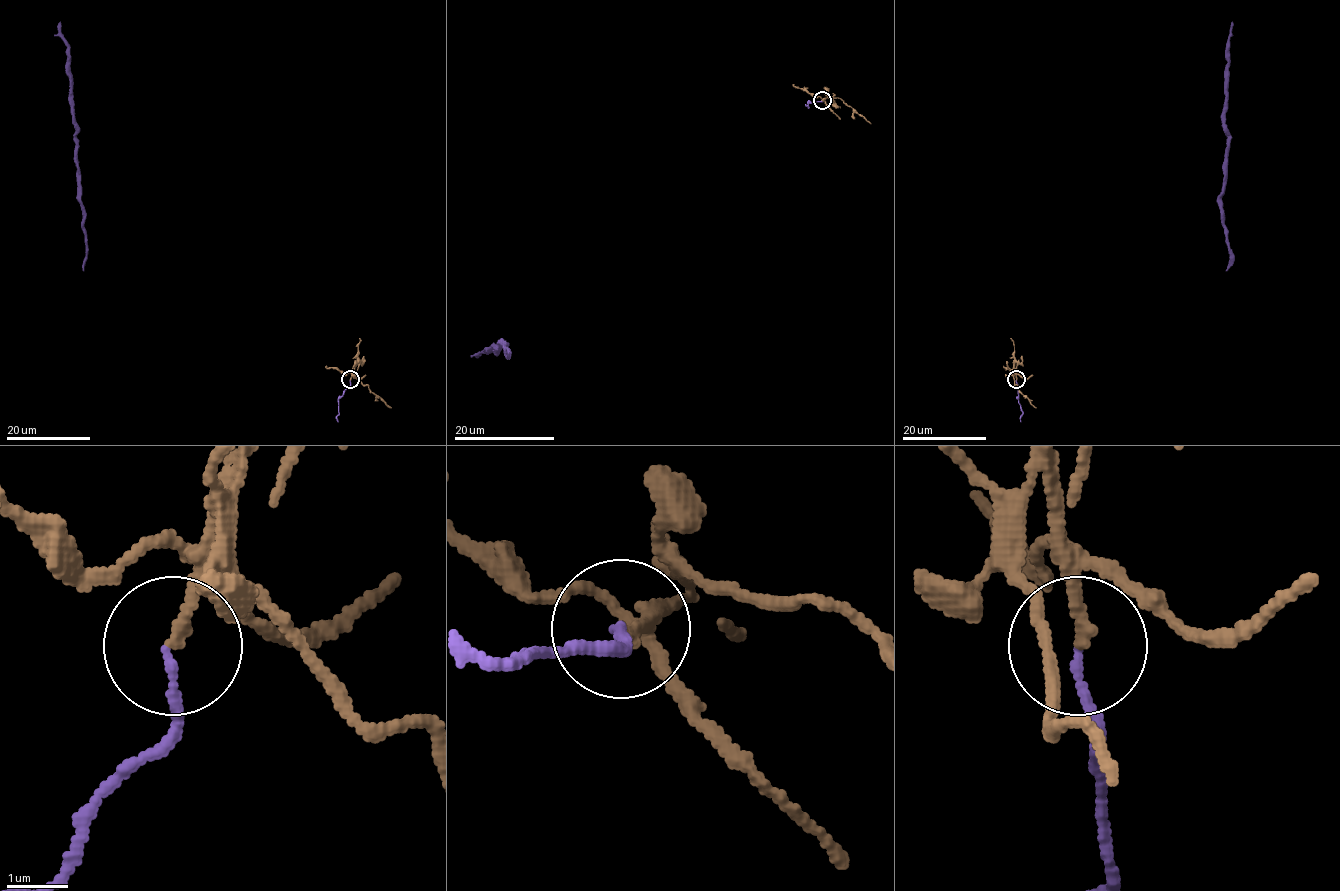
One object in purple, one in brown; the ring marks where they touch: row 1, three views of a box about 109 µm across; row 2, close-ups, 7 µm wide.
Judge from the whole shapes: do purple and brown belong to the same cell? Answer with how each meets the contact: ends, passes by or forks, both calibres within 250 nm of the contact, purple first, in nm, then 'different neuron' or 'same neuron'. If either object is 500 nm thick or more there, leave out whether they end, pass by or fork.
purple ends; brown ends; calibres 120 and 170 nm; different neuron

